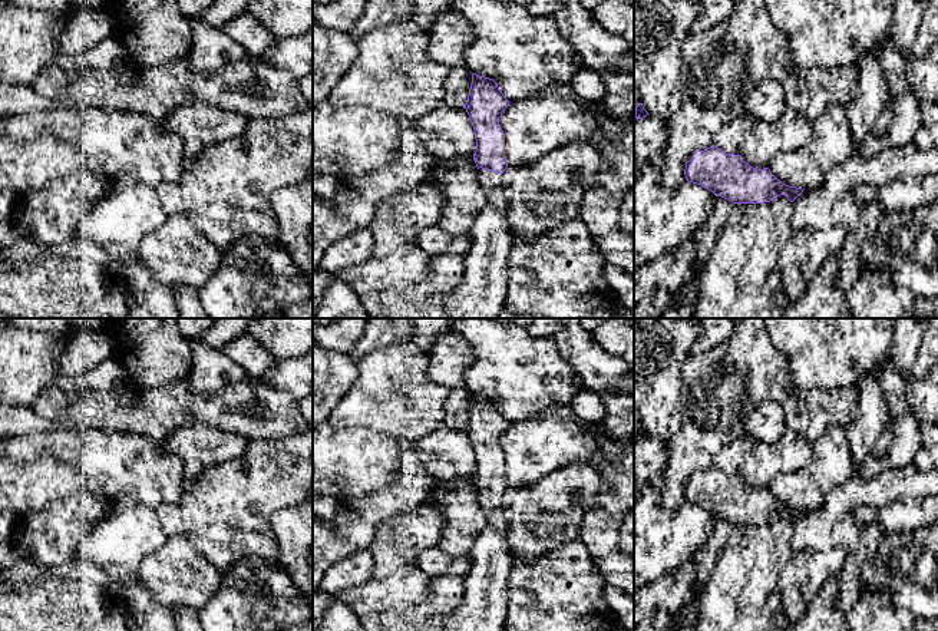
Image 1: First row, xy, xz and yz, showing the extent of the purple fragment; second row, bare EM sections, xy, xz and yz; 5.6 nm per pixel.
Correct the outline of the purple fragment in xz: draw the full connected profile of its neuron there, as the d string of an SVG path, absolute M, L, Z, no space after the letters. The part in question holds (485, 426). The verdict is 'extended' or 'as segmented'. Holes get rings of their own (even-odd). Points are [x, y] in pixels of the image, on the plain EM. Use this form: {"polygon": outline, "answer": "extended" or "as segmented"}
{"polygon": "M472 394L472 404L465 430L475 452L476 472L473 482L479 492L479 505L486 518L486 526L476 539L470 558L472 568L463 577L465 592L460 605L445 618L446 631L505 631L508 614L508 575L513 565L503 516L502 495L508 489L505 479L505 455L499 439L509 427L493 400Z", "answer": "extended"}

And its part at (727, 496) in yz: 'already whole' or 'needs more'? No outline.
already whole

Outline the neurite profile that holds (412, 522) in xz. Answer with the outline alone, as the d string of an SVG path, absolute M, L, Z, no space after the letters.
M429 503L386 519L376 529L370 546L374 578L383 579L412 568L422 552L437 546L442 533L439 511Z

